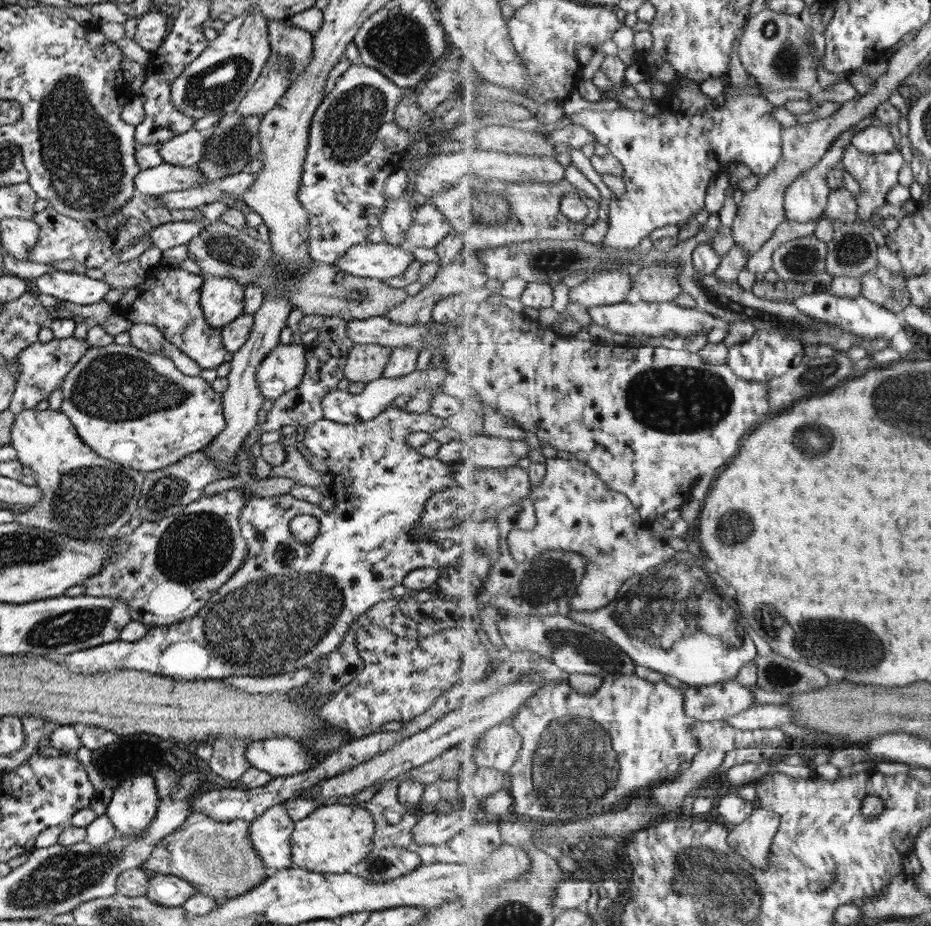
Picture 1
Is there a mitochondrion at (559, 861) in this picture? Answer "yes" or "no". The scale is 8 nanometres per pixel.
no

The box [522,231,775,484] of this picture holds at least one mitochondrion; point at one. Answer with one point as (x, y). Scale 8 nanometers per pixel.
(670, 399)

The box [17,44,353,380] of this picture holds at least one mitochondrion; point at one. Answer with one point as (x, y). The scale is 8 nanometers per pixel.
(82, 156)

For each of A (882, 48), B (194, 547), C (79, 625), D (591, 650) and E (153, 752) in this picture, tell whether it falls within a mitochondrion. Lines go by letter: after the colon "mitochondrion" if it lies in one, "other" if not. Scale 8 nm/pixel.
A: other
B: mitochondrion
C: mitochondrion
D: mitochondrion
E: other

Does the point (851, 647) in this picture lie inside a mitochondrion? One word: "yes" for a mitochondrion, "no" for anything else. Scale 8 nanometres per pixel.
yes

